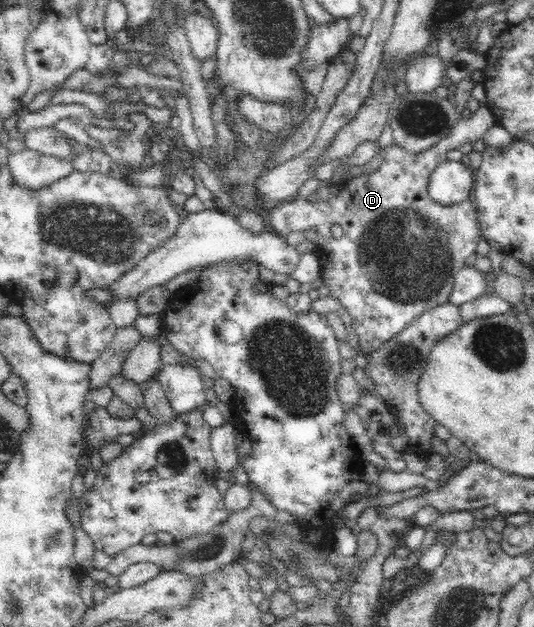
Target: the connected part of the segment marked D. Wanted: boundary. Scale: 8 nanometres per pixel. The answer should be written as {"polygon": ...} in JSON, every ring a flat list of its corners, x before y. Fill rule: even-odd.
{"polygon":[[482,104,468,119,460,118,446,137,420,153,406,151,392,141,378,152,382,163,377,169,340,182,337,191,330,192,326,200,297,204,293,198,266,209,268,228,278,235,285,236,291,231,304,232,308,229,316,231,320,275,323,275,325,285,330,287,329,295,338,299,352,318,351,327,358,334,360,342,359,354,378,351,382,344,397,336,413,319,436,305,447,303,453,290,454,276,466,265,466,259,476,252,482,233,474,202,466,199,454,205,442,205,434,201,429,194,429,179,434,168,447,160,447,151,459,149,463,143,473,144,482,140,486,131,494,125,494,115,486,104],[334,223,342,227,340,238,334,238,330,232]]}

